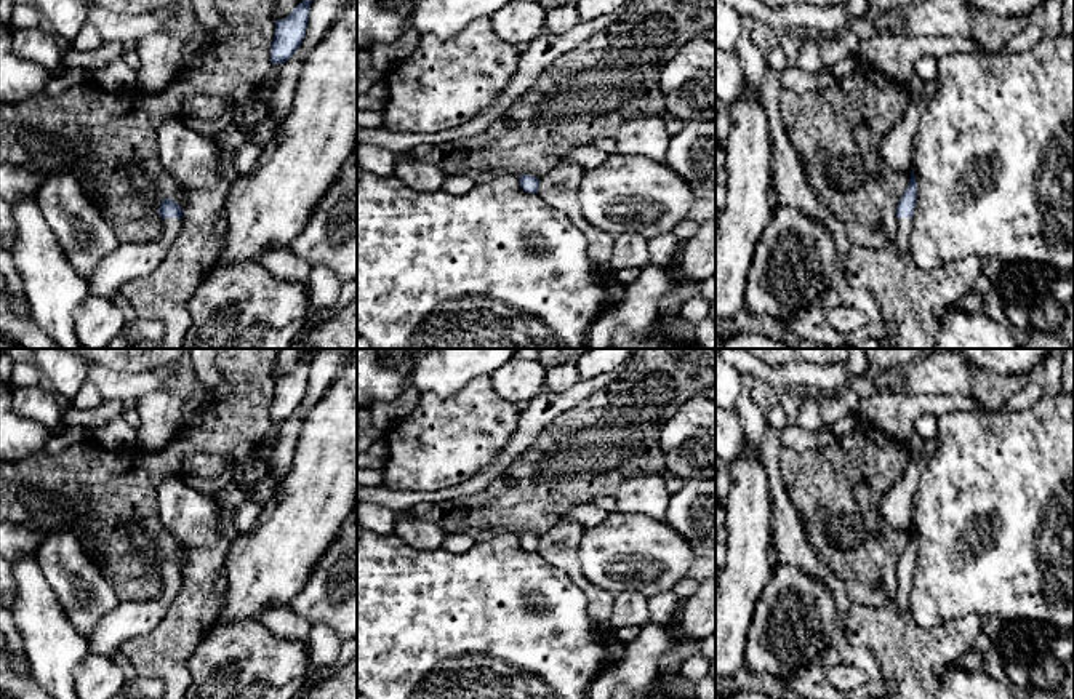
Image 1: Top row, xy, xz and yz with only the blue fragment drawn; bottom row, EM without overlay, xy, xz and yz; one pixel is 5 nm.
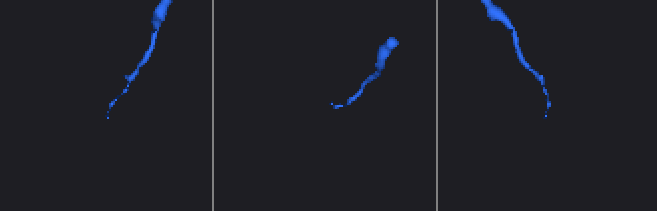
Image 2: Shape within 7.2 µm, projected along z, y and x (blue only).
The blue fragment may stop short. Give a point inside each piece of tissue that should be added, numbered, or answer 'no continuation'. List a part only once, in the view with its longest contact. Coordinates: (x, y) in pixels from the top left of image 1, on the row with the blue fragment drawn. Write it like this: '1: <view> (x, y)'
1: xy (128, 261)

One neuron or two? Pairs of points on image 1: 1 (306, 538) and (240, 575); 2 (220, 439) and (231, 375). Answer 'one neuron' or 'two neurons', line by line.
1: one neuron
2: one neuron

